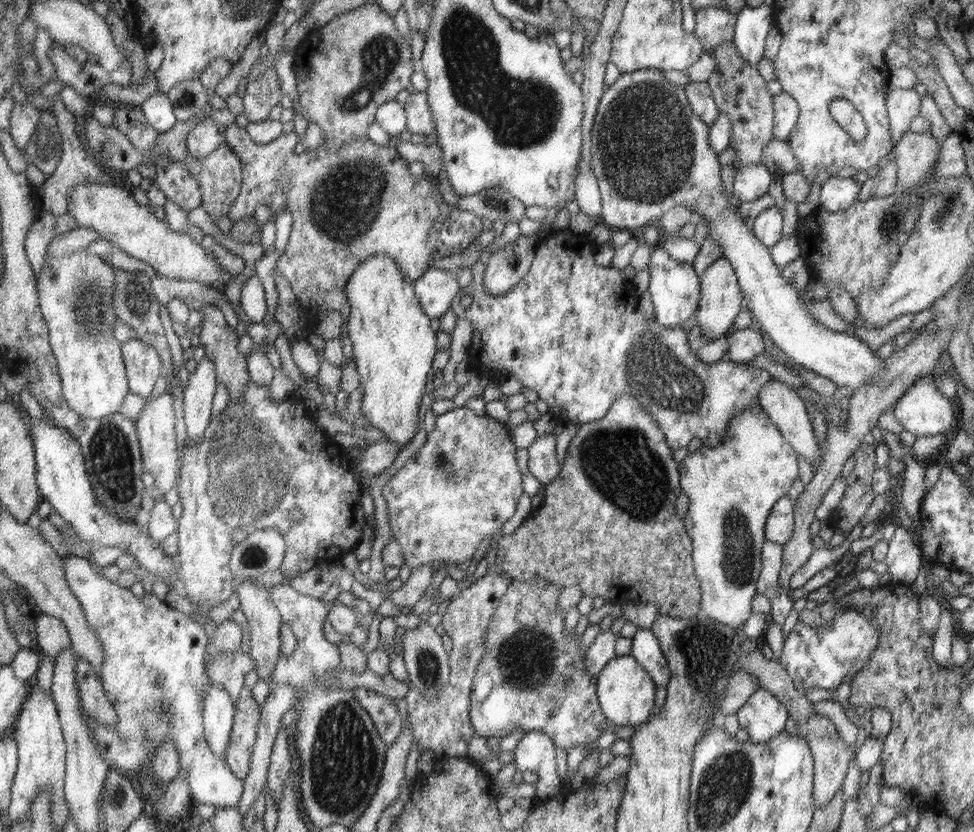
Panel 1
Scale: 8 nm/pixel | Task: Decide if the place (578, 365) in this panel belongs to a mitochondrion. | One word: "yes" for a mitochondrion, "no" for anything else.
no

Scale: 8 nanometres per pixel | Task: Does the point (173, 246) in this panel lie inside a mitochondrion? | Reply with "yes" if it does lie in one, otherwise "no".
no

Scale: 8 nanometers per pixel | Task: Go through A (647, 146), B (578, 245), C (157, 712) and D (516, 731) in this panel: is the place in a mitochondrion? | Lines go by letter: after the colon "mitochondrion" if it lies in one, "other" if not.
A: mitochondrion
B: other
C: mitochondrion
D: other

